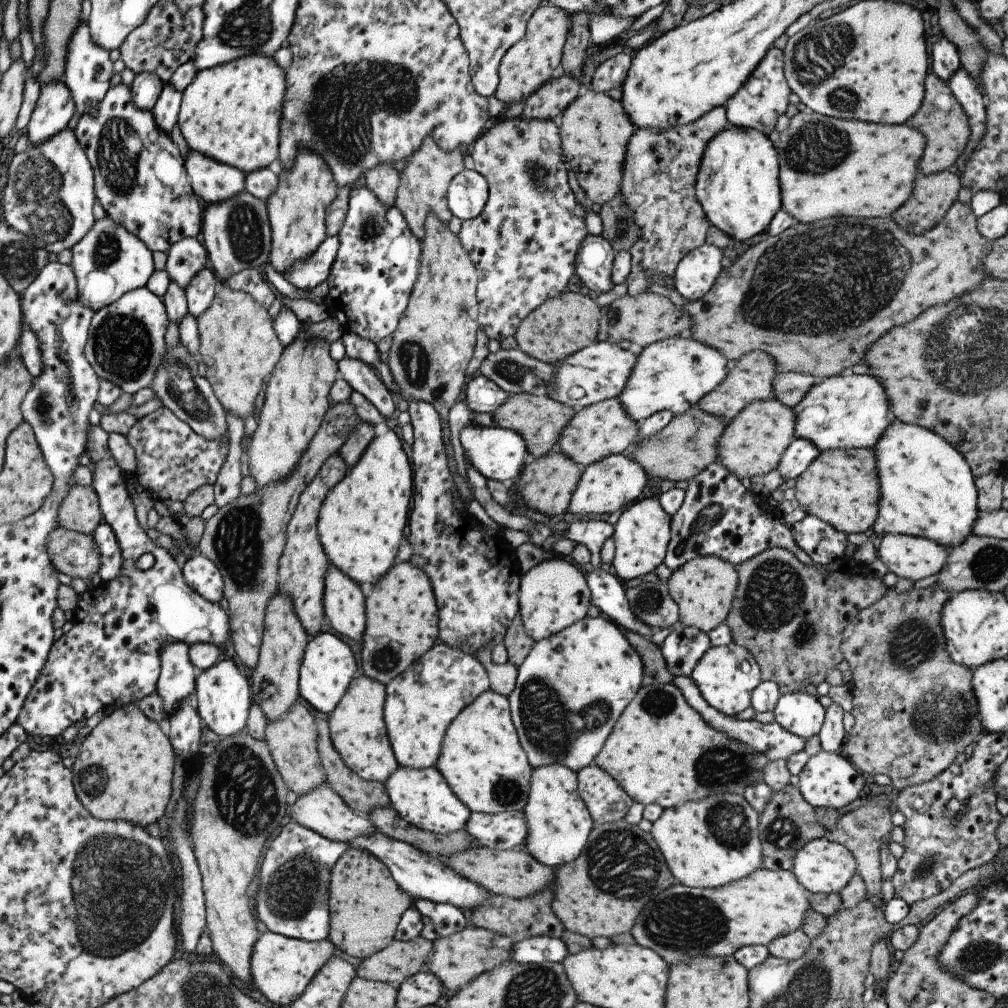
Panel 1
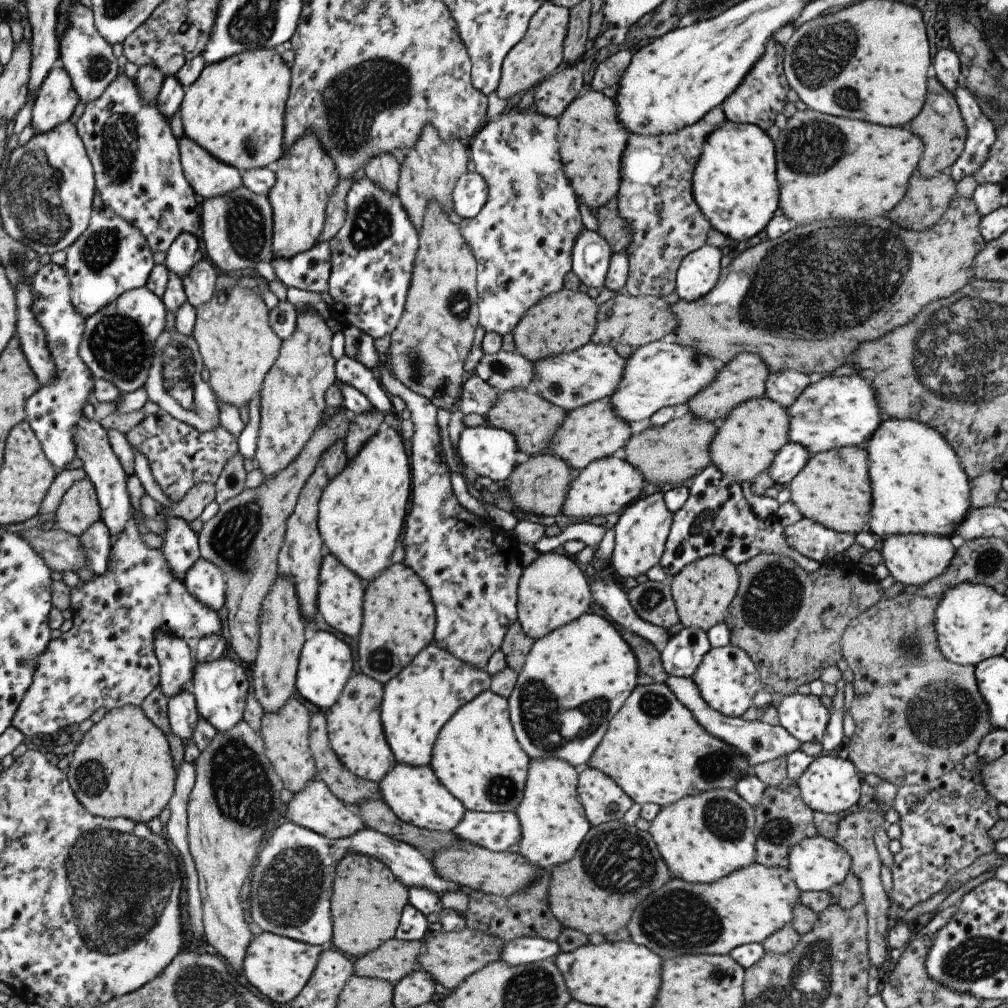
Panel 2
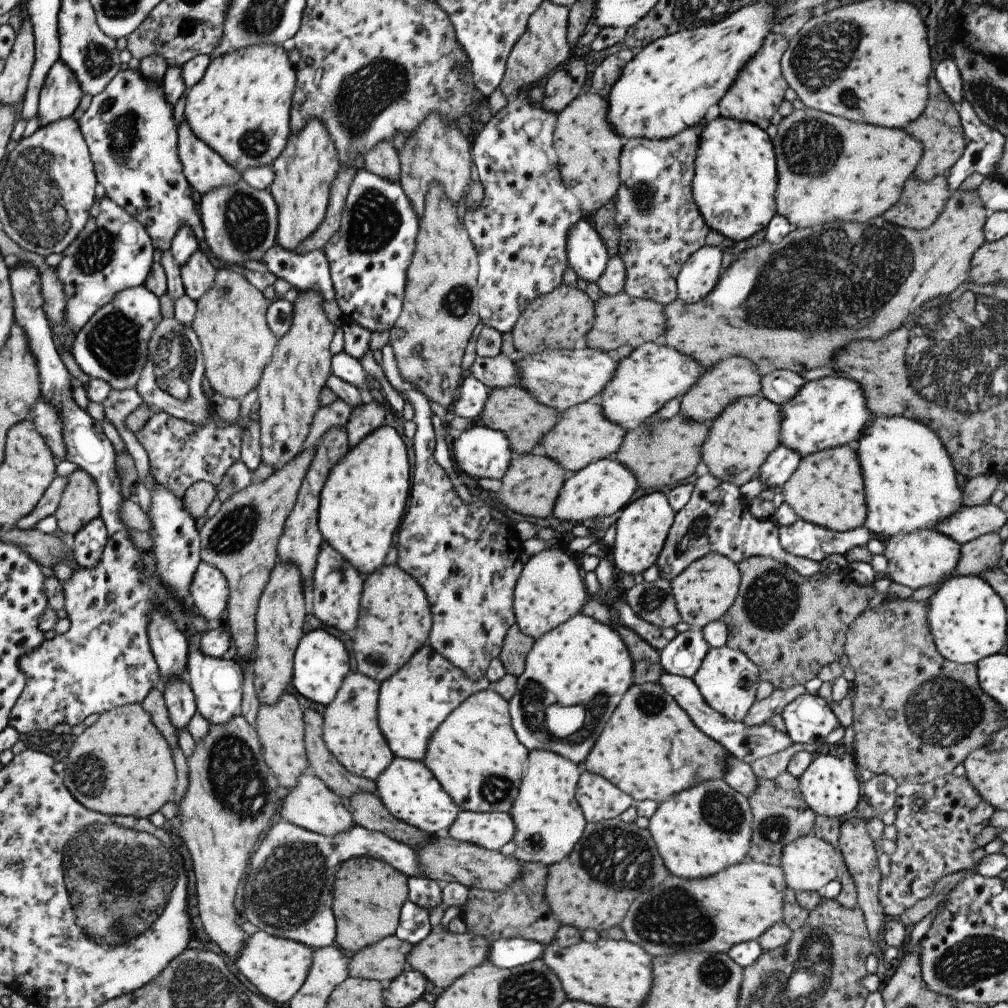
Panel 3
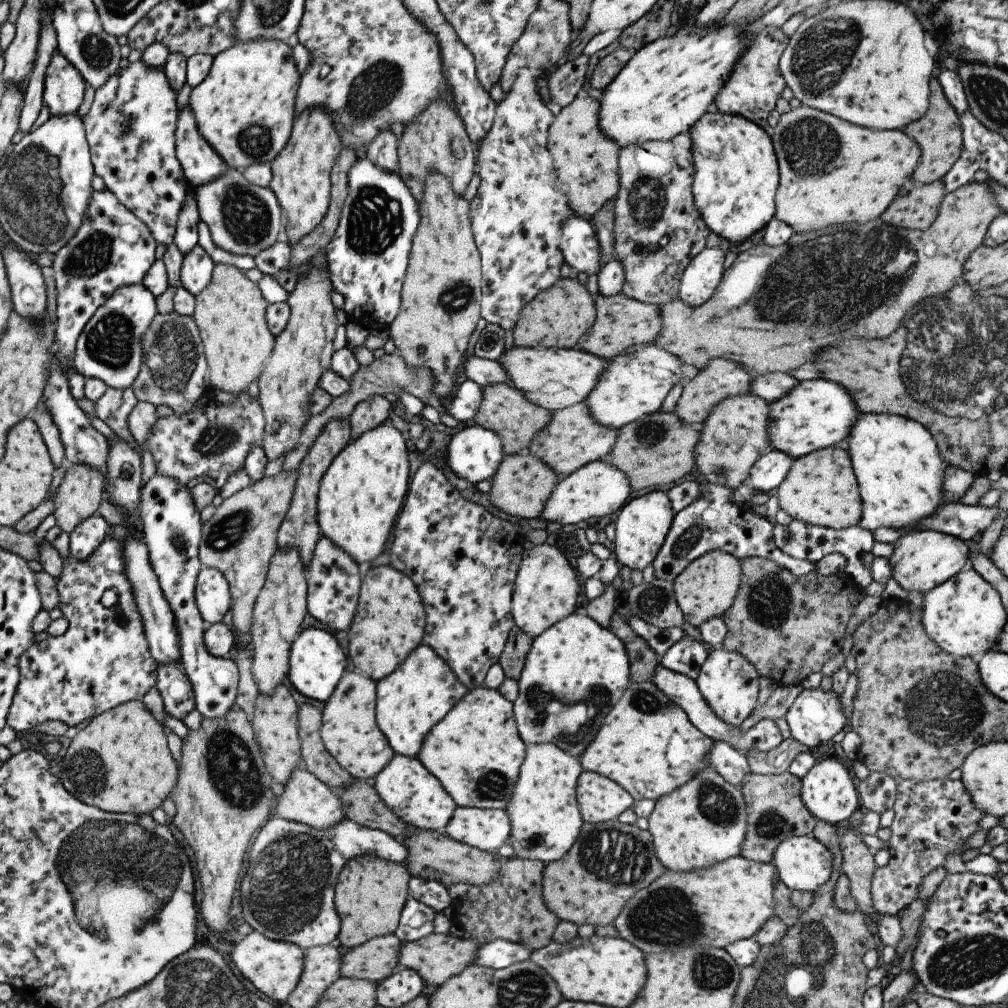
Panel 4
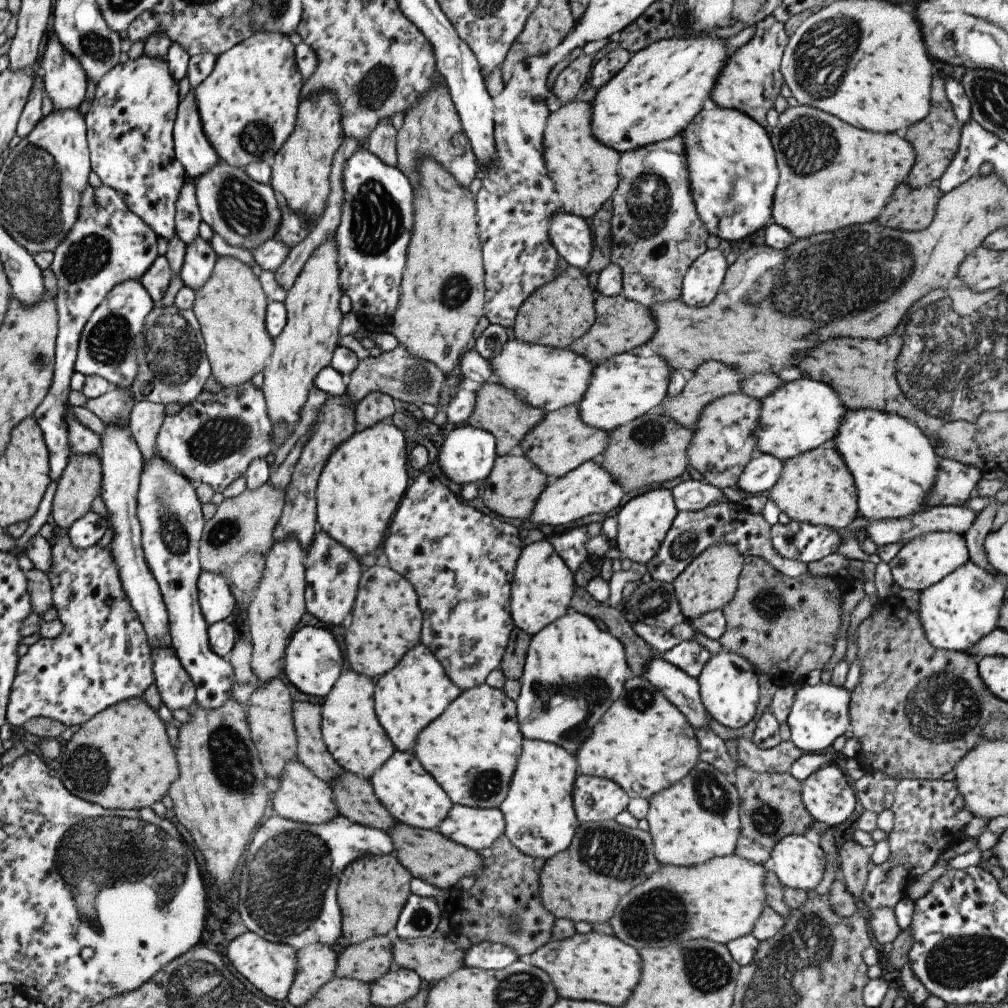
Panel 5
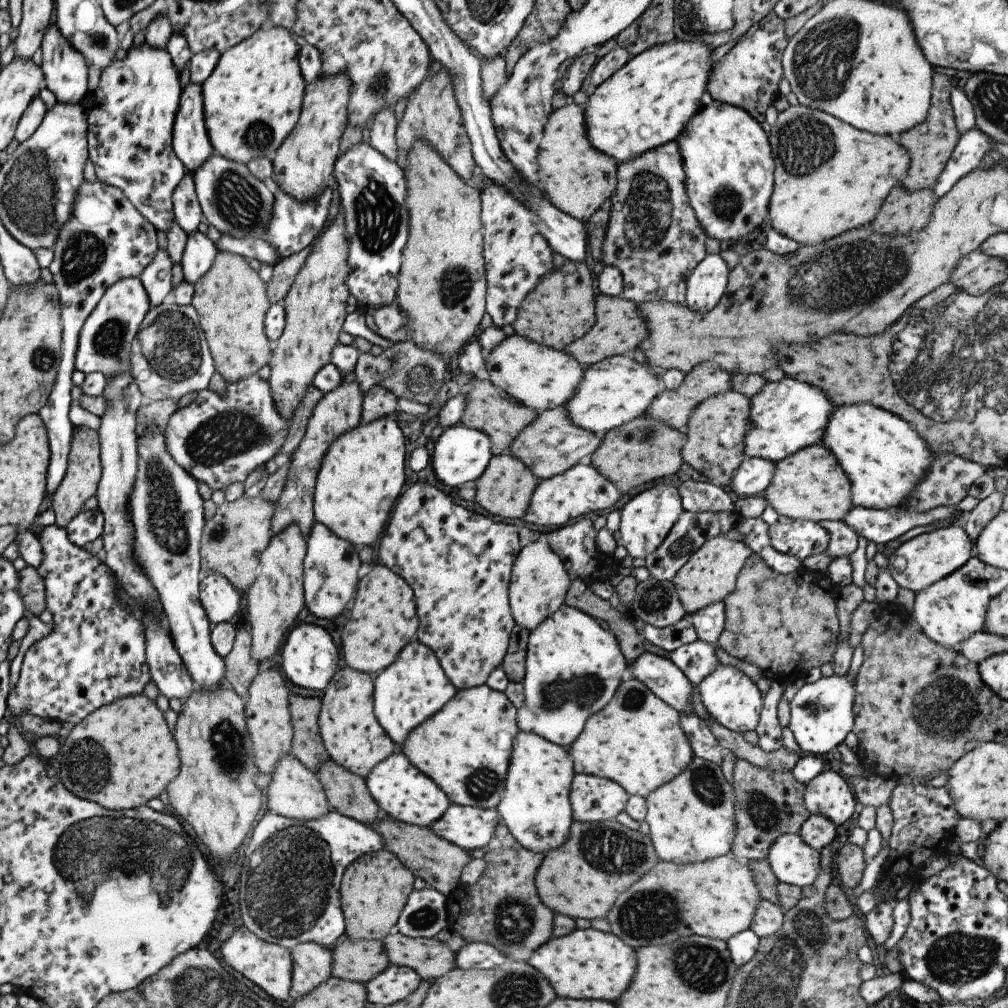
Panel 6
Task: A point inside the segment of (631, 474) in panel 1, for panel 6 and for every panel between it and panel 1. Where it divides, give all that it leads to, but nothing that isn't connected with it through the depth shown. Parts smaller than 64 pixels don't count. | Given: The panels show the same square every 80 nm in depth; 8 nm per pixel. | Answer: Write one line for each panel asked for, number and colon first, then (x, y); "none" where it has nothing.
2: (605, 486)
3: (604, 486)
4: (596, 489)
5: (589, 489)
6: (580, 490)

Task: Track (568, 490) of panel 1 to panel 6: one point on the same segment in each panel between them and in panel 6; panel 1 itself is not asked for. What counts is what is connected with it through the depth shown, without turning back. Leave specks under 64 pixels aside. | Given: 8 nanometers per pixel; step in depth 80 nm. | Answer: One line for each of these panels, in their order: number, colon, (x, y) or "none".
2: (538, 486)
3: (530, 486)
4: (520, 485)
5: (513, 486)
6: (504, 489)

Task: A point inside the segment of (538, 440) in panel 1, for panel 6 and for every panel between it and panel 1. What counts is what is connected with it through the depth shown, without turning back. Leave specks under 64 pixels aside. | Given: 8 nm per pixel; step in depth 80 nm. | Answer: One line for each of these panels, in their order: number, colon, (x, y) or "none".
2: (532, 420)
3: (512, 410)
4: (503, 409)
5: (497, 410)
6: (488, 409)

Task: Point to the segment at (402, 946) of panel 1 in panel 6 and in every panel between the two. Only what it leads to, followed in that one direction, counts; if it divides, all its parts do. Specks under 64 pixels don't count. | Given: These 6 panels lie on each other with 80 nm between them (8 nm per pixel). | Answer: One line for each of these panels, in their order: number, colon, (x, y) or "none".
2: (394, 959)
3: (383, 961)
4: (373, 960)
5: (367, 961)
6: (359, 961)

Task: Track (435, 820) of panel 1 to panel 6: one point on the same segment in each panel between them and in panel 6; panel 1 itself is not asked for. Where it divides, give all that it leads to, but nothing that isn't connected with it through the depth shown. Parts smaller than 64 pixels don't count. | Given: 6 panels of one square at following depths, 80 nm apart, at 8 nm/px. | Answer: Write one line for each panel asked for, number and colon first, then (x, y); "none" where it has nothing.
2: (413, 794)
3: (406, 788)
4: (411, 793)
5: (403, 788)
6: (401, 792)

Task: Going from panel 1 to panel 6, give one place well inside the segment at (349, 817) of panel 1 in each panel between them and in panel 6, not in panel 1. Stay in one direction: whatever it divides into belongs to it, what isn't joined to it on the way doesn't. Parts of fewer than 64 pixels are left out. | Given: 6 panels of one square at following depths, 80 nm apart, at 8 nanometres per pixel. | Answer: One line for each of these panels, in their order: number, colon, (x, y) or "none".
2: (314, 808)
3: (310, 805)
4: (305, 800)
5: (302, 797)
6: (294, 792)

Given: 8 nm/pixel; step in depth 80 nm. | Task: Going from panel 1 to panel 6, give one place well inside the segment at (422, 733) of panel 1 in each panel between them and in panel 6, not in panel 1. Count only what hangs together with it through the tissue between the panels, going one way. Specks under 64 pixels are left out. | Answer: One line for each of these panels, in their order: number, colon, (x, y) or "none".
2: (415, 704)
3: (413, 702)
4: (408, 701)
5: (411, 695)
6: (414, 687)

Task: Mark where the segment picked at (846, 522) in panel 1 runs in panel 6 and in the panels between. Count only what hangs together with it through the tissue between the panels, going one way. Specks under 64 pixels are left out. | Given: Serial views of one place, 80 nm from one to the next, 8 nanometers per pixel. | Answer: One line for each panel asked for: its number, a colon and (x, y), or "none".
2: (833, 489)
3: (826, 489)
4: (820, 488)
5: (815, 487)
6: (810, 485)

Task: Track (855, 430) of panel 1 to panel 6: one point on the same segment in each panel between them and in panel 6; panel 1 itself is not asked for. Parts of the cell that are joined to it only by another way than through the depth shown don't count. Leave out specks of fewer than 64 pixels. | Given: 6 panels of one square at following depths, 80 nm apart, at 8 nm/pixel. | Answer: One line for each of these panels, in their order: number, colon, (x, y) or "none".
2: (834, 412)
3: (829, 412)
4: (816, 413)
5: (801, 415)
6: (788, 415)

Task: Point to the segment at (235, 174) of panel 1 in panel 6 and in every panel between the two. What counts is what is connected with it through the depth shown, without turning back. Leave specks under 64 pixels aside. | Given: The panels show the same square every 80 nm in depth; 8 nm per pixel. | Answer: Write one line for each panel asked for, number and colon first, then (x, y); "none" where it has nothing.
2: (207, 176)
3: (203, 170)
4: (200, 163)
5: (191, 149)
6: (190, 144)

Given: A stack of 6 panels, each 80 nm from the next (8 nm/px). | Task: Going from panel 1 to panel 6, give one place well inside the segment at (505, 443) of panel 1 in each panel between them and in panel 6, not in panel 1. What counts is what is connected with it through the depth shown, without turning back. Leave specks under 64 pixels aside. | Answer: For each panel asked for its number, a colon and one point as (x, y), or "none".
2: (485, 451)
3: (478, 452)
4: (472, 453)
5: (467, 454)
6: (459, 456)

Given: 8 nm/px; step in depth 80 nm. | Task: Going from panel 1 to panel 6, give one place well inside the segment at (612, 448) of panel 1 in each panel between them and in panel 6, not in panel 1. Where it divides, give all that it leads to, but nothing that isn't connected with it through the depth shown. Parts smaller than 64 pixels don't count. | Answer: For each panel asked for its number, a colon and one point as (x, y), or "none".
2: (591, 432)
3: (582, 435)
4: (570, 439)
5: (561, 442)
6: (551, 444)

